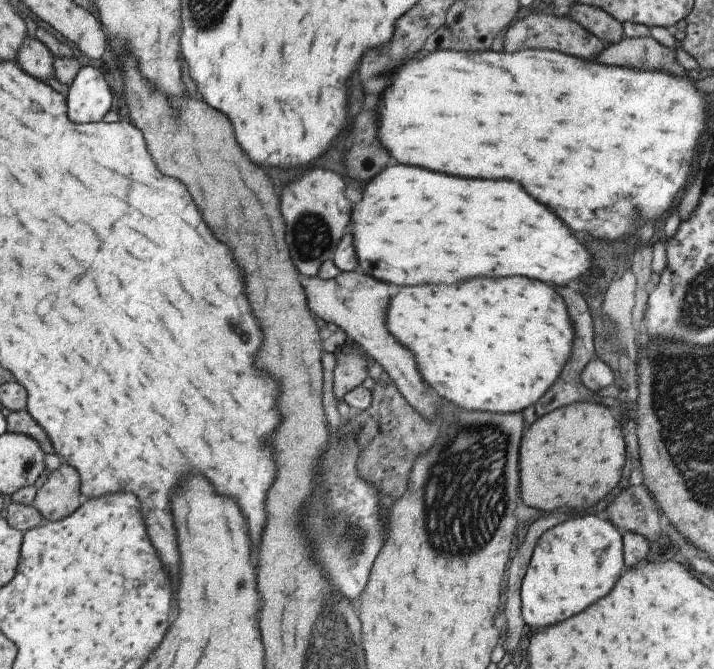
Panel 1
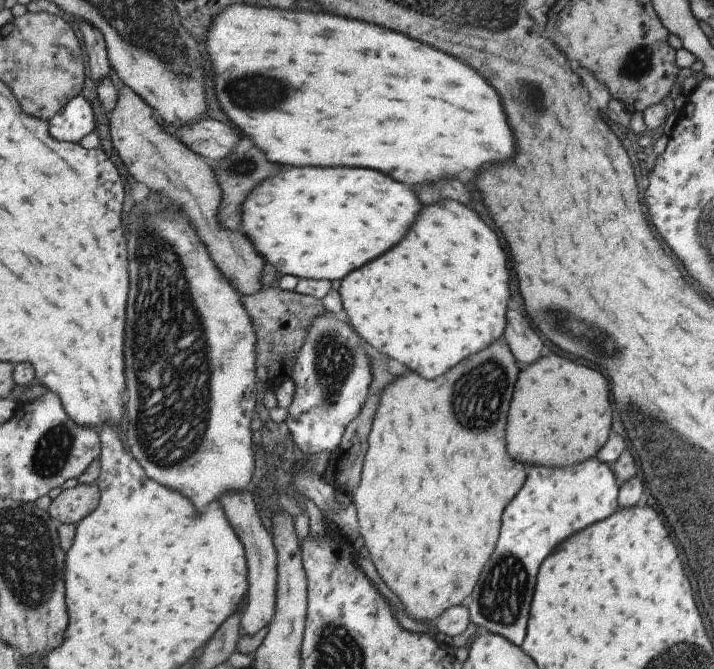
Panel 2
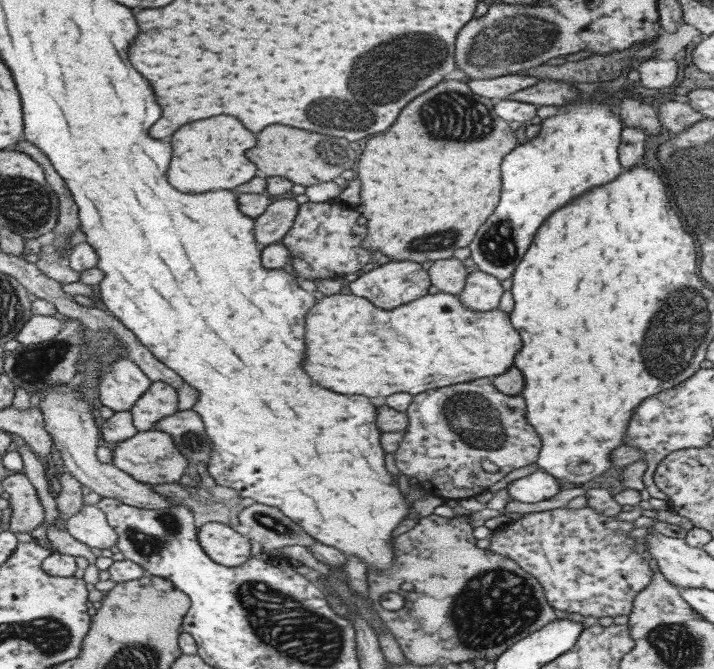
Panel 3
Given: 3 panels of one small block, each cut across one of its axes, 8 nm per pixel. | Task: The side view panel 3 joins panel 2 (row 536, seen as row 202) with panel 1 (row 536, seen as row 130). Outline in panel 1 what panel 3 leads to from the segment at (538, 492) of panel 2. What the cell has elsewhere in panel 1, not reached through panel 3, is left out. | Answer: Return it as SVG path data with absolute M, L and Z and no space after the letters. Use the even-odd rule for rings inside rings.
M588 514L555 525L540 536L520 588L523 617L530 631L564 622L612 590L624 572L621 533L612 522Z

